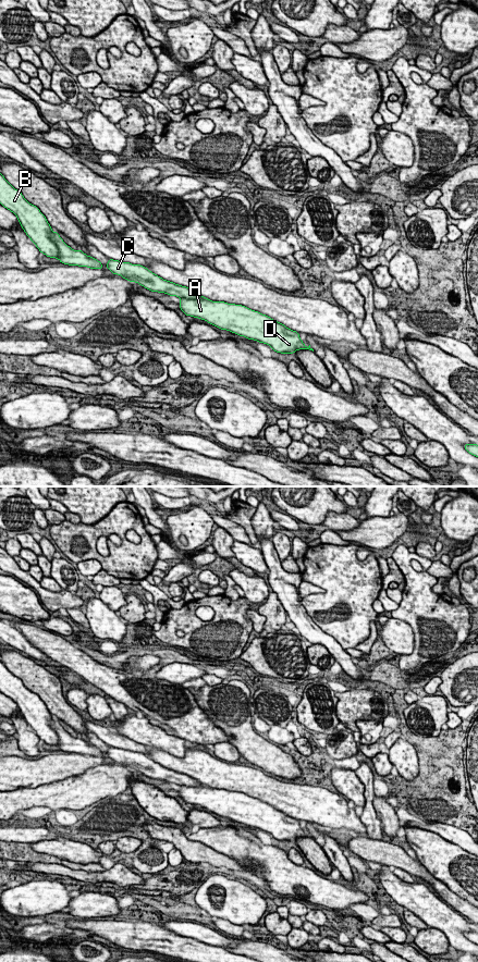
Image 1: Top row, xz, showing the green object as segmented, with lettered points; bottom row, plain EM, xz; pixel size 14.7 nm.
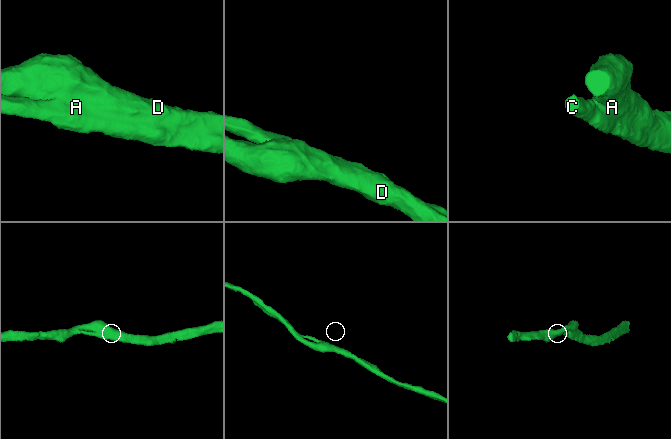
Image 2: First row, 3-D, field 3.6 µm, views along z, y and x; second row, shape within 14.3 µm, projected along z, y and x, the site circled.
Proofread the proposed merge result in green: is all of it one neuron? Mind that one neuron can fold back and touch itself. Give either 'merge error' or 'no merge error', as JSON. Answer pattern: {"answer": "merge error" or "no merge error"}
{"answer": "no merge error"}

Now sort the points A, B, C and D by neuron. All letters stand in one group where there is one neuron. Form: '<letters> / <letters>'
A B C D

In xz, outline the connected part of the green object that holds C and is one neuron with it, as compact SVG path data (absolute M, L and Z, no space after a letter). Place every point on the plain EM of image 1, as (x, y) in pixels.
M109 747L106 754L114 763L118 762L130 769L138 770L151 779L164 780L169 784L172 782L179 785L181 787L179 793L184 802L205 807L218 816L230 818L236 823L244 824L247 827L267 831L274 839L281 841L294 841L299 837L309 837L314 839L310 832L308 835L305 834L298 819L286 815L284 812L271 806L267 802L262 802L242 792L212 789L186 774L163 767L140 752L132 752L130 750Z

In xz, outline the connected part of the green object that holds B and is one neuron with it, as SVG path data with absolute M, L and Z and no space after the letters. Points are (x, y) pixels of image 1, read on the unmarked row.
M0 661L0 692L13 700L22 716L40 740L50 745L59 747L68 753L102 756L97 747L87 743L82 738L68 733L58 719L53 719L40 698L29 691L22 680L15 677Z

